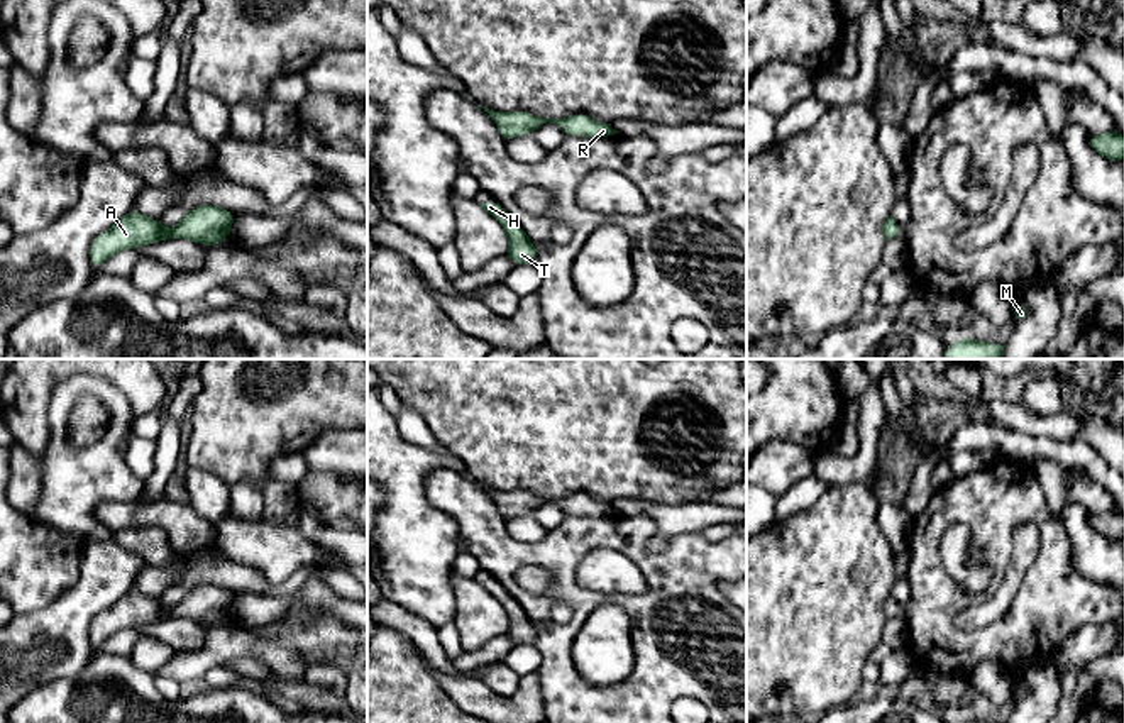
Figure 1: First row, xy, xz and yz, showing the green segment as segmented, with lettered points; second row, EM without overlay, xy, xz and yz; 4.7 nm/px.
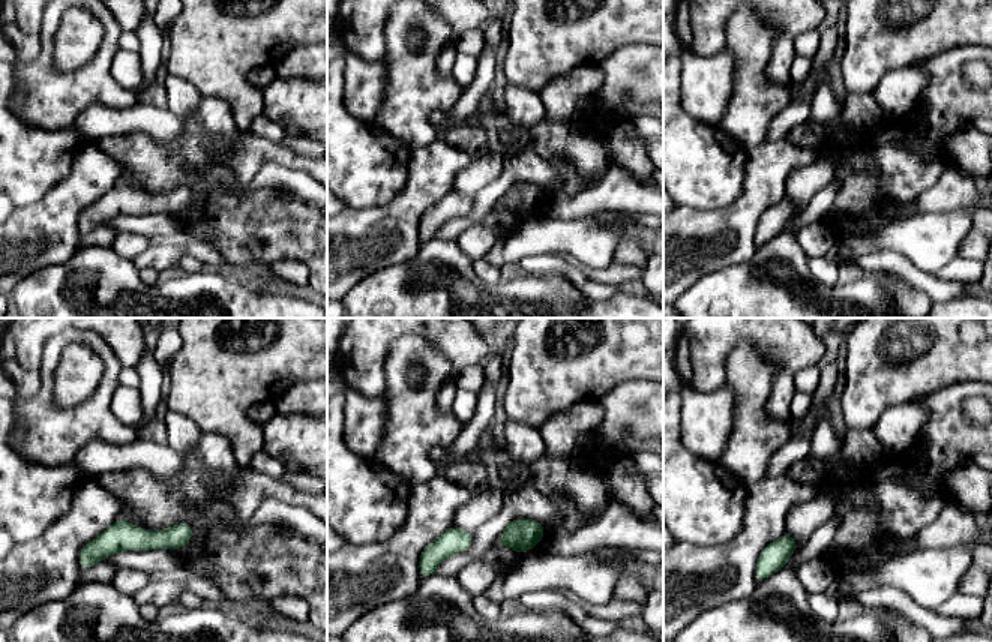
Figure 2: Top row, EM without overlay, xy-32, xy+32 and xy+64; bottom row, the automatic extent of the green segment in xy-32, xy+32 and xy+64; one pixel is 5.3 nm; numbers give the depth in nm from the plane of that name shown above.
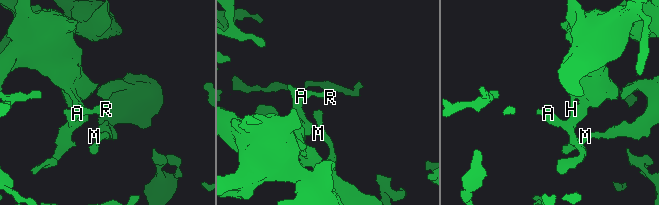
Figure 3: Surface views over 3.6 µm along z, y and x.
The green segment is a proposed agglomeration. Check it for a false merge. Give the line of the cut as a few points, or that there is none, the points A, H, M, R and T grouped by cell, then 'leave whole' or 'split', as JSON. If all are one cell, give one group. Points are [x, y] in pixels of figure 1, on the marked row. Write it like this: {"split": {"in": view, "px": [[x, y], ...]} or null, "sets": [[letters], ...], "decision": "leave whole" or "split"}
{"split": null, "sets": [["A", "H", "M", "R", "T"]], "decision": "leave whole"}

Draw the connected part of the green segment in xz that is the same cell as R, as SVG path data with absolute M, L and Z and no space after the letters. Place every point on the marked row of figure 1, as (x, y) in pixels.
M486 107L481 108L494 120L504 142L525 134L533 134L547 122L557 124L565 135L601 139L616 134L611 124L596 122L586 113L574 113L567 119L545 119L532 112L494 112Z

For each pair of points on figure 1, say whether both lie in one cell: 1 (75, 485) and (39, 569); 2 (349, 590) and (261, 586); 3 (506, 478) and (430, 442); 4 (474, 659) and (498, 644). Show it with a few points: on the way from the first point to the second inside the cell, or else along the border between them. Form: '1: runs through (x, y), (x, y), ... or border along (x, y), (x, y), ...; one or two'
1: border along (29, 515), (61, 530), (73, 532), (87, 542); two
2: runs through (327, 574), (303, 573), (283, 588); one
3: border along (424, 419), (430, 432), (451, 452); two
4: runs through (479, 657), (493, 649); one

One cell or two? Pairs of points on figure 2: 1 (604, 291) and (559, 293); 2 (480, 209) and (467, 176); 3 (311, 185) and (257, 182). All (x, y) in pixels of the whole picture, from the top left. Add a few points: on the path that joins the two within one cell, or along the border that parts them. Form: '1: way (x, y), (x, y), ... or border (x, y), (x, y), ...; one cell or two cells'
1: border (548, 275), (566, 276), (593, 300), (614, 296); two cells
2: border (502, 171), (492, 186), (485, 186), (473, 197); two cells
3: way (297, 182), (270, 179); one cell

